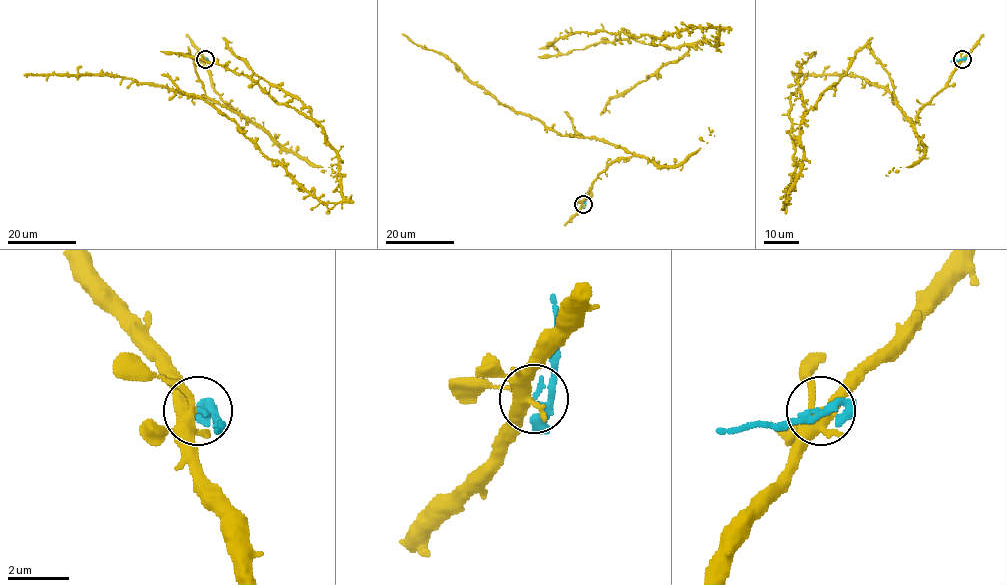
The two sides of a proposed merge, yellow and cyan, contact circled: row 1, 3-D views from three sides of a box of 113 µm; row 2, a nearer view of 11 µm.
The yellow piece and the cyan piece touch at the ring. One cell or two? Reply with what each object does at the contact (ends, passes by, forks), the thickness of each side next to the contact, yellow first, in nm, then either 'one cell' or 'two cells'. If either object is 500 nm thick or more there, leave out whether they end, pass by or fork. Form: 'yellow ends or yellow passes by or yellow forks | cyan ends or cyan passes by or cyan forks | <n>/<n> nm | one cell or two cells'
yellow forks | cyan passes by | 360/200 nm | two cells

